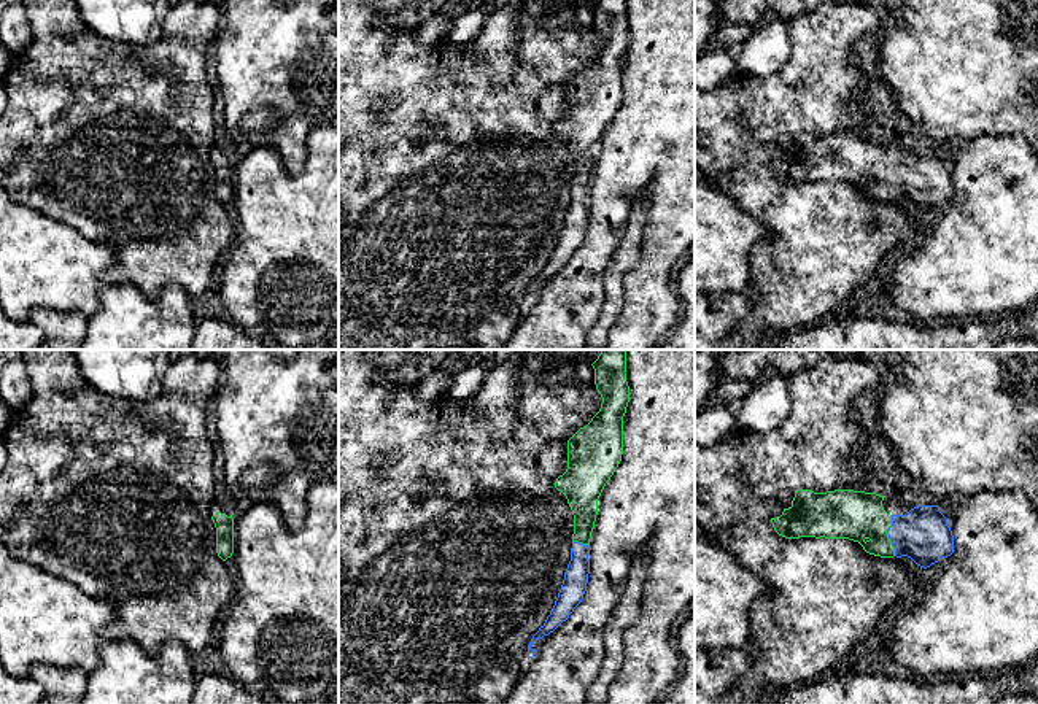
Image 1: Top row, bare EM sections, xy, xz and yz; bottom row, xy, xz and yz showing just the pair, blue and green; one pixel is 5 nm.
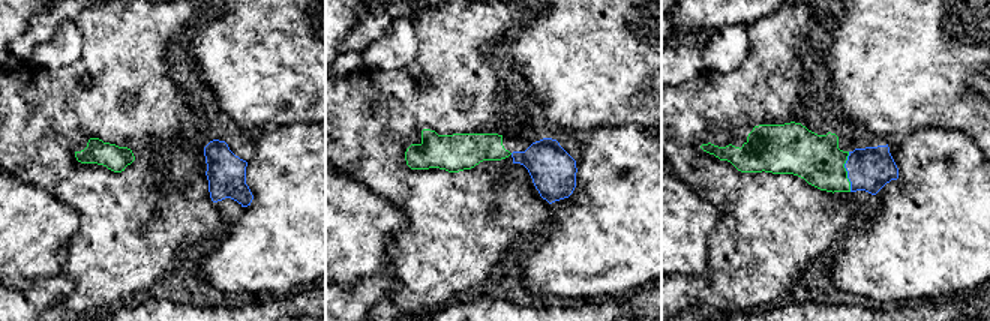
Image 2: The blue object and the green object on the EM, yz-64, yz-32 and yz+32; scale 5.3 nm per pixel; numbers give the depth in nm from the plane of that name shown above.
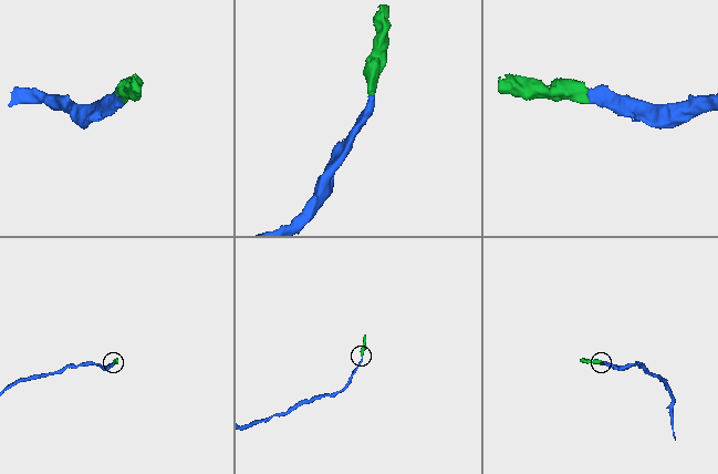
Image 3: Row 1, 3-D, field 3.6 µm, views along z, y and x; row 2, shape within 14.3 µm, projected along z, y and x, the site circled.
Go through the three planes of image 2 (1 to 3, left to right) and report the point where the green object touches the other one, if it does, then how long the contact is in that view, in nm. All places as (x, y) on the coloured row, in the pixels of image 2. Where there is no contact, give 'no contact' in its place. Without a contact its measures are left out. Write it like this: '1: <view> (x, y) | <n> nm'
1: no contact
2: no contact
3: yz+32 (846, 170) | 220 nm

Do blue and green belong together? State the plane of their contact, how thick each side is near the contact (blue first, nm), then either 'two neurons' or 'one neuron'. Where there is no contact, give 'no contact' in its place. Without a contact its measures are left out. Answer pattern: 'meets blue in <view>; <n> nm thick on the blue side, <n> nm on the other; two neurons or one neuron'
meets blue in yz; 260 nm thick on the blue side, 260 nm on the other; one neuron

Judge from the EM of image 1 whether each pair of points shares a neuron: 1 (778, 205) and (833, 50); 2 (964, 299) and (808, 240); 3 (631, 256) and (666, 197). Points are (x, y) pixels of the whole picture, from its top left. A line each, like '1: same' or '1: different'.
1: same
2: different
3: different

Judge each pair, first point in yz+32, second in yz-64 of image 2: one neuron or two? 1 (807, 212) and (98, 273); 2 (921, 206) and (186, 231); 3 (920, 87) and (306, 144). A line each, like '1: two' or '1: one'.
1: one
2: two
3: two

